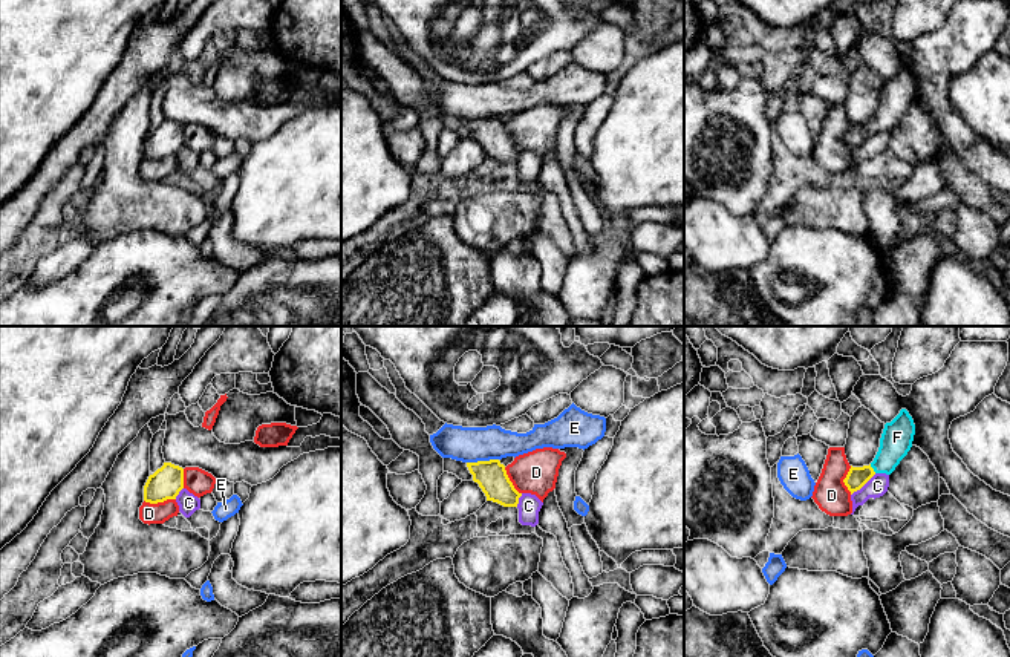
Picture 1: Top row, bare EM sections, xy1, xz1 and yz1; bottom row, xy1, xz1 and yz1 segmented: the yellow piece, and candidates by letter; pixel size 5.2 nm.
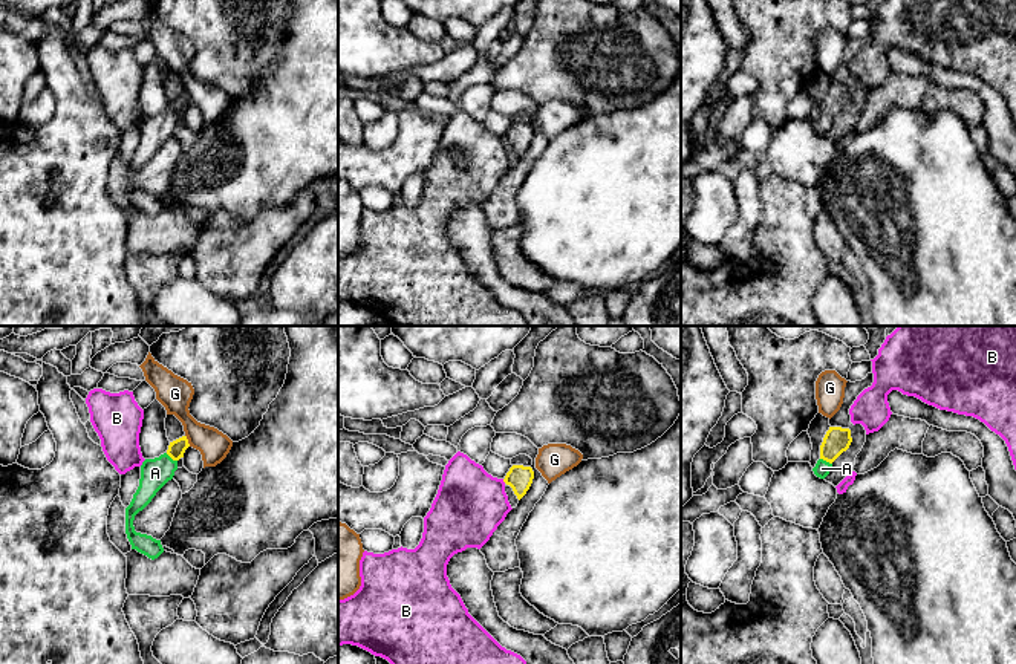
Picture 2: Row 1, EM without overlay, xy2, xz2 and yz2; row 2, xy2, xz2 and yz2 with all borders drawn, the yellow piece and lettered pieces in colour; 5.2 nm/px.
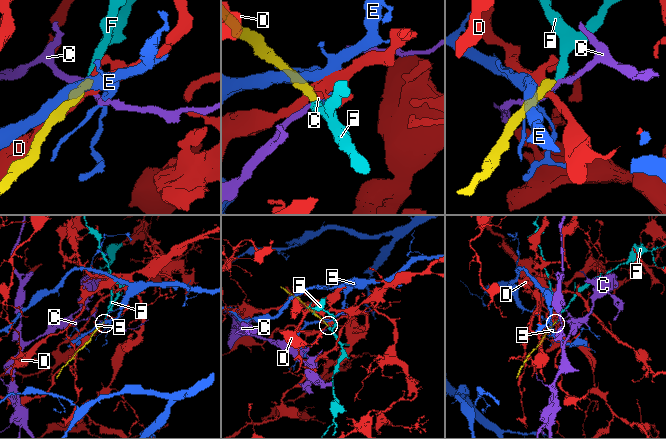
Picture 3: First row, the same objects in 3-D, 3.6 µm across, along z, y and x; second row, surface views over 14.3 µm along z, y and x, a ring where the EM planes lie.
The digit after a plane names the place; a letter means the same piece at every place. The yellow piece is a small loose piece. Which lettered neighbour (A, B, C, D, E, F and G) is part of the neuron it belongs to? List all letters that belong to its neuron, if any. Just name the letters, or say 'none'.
A, F

